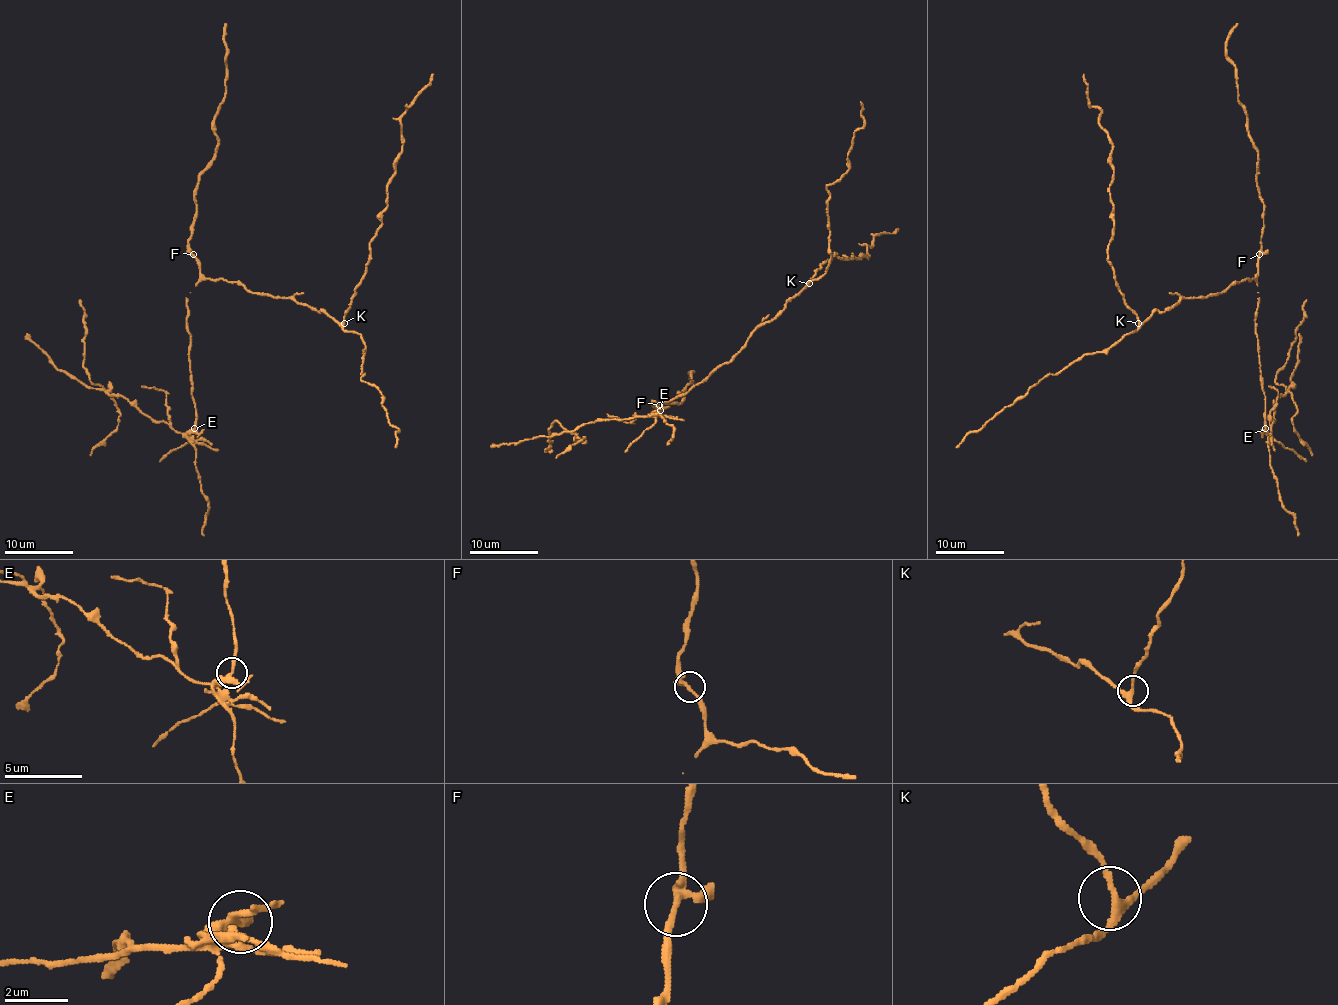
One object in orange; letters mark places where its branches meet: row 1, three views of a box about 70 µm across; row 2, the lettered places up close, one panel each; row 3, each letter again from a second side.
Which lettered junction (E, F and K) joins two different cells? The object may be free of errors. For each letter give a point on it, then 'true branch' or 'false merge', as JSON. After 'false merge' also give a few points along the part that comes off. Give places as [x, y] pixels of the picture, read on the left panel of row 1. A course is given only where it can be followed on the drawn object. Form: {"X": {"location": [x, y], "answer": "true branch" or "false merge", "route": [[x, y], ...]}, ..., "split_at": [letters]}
{"E": {"location": [194, 428], "answer": "false merge", "route": [[195, 429], [176, 432], [90, 381], [83, 364], [85, 323], [80, 299]]}, "F": {"location": [193, 254], "answer": "true branch"}, "K": {"location": [344, 323], "answer": "true branch"}, "split_at": ["E"]}

